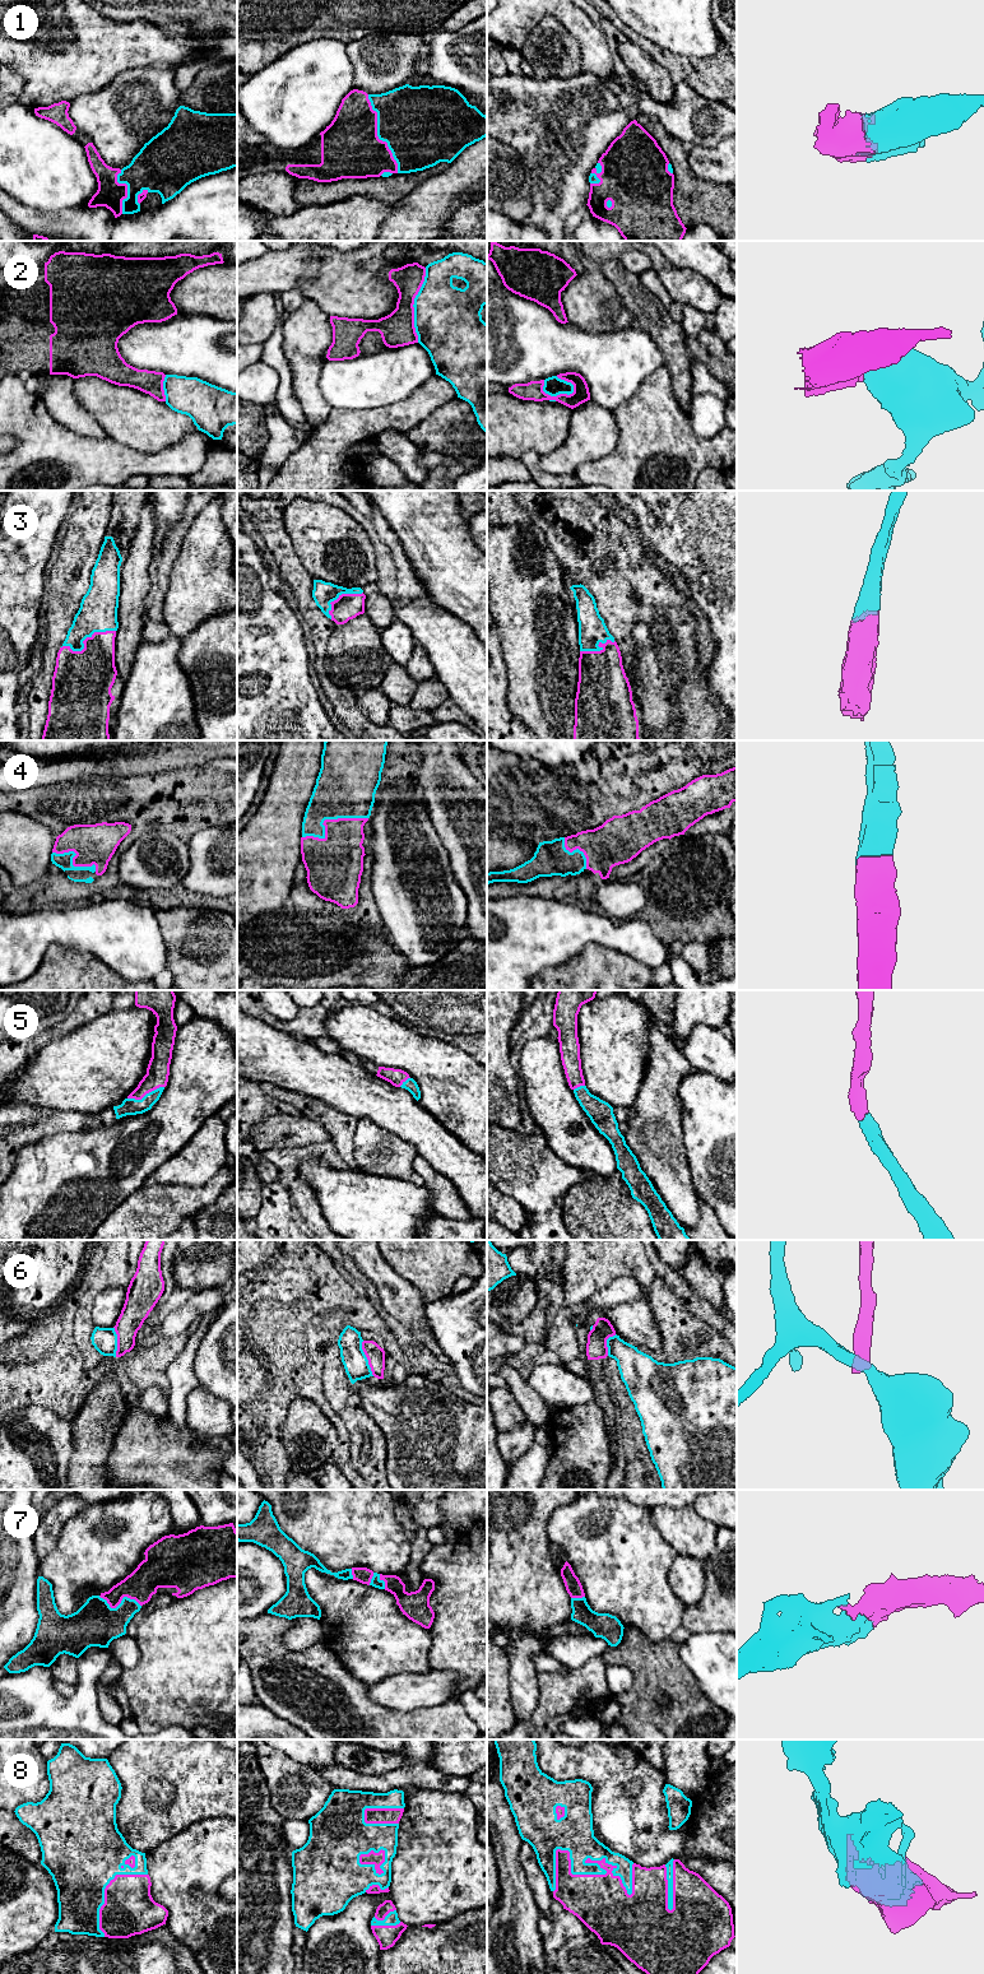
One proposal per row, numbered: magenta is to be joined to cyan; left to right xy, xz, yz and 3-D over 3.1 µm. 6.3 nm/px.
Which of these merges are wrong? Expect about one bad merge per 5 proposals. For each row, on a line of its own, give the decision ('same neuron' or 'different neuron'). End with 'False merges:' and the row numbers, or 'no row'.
1: same neuron
2: different neuron
3: same neuron
4: same neuron
5: same neuron
6: different neuron
7: same neuron
8: same neuron
False merges: 2, 6

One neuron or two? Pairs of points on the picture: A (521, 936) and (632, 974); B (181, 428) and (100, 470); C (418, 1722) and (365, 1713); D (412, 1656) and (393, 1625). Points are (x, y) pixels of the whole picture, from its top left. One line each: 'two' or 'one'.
A: two
B: two
C: one
D: one

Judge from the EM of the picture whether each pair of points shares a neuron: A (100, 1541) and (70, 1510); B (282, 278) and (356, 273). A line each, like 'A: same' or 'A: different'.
A: different
B: same

